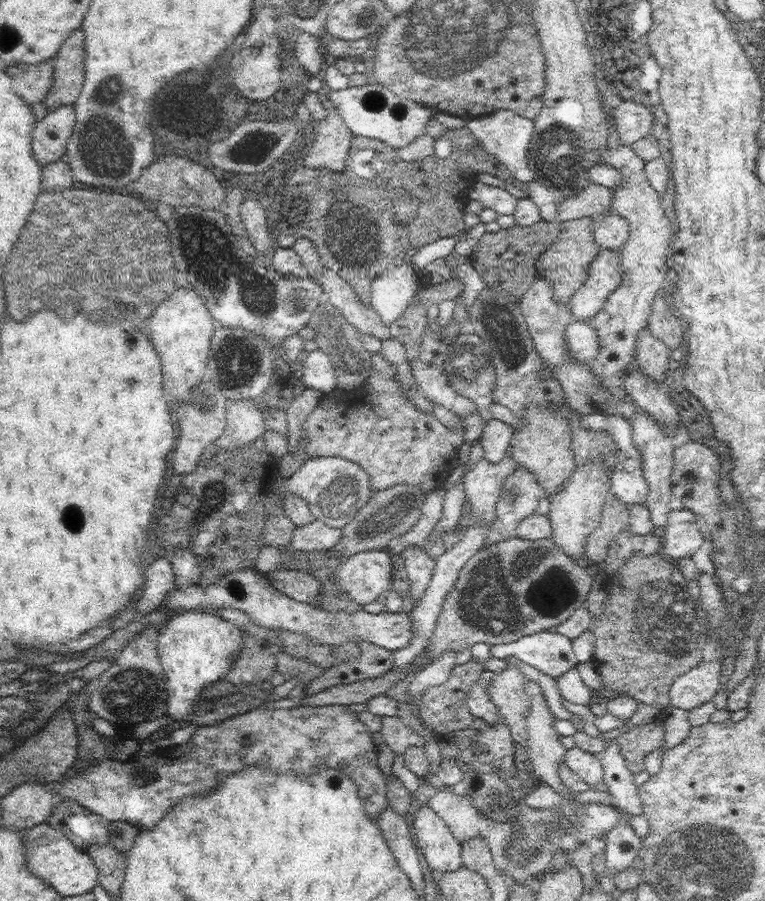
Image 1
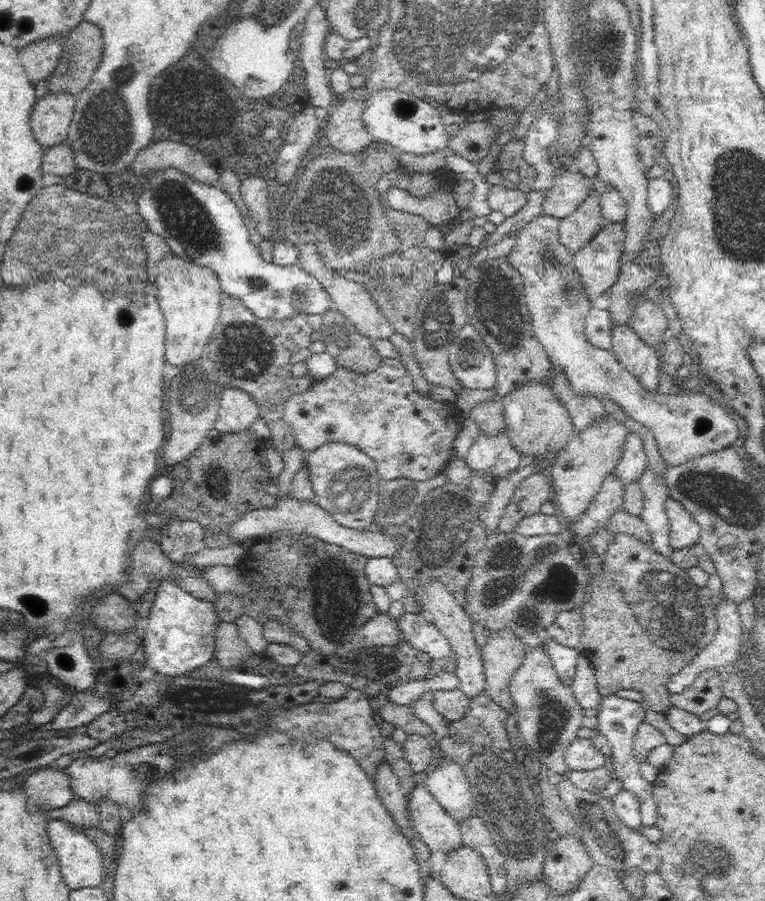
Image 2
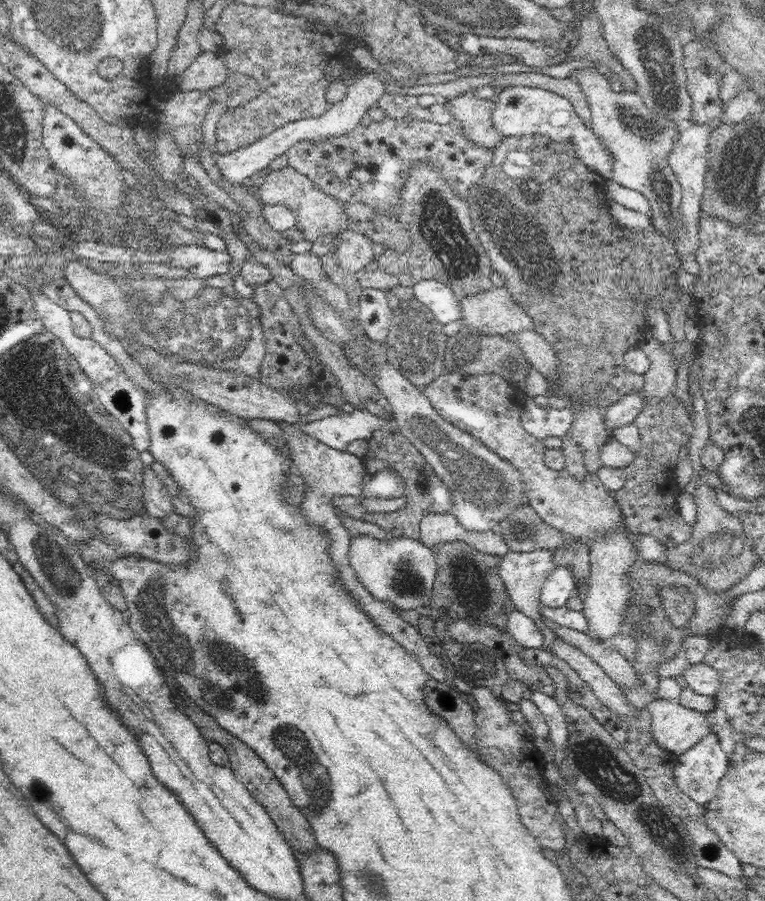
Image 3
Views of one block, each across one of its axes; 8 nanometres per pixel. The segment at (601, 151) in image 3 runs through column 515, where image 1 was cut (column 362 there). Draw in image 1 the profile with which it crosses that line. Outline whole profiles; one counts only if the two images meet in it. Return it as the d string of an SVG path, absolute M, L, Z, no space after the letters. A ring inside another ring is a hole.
M368 84L360 88L346 88L345 90L328 93L328 99L340 112L344 123L354 135L379 139L394 150L409 146L427 132L432 114L435 112L427 104L416 103L413 99L396 95L388 87L378 84Z

